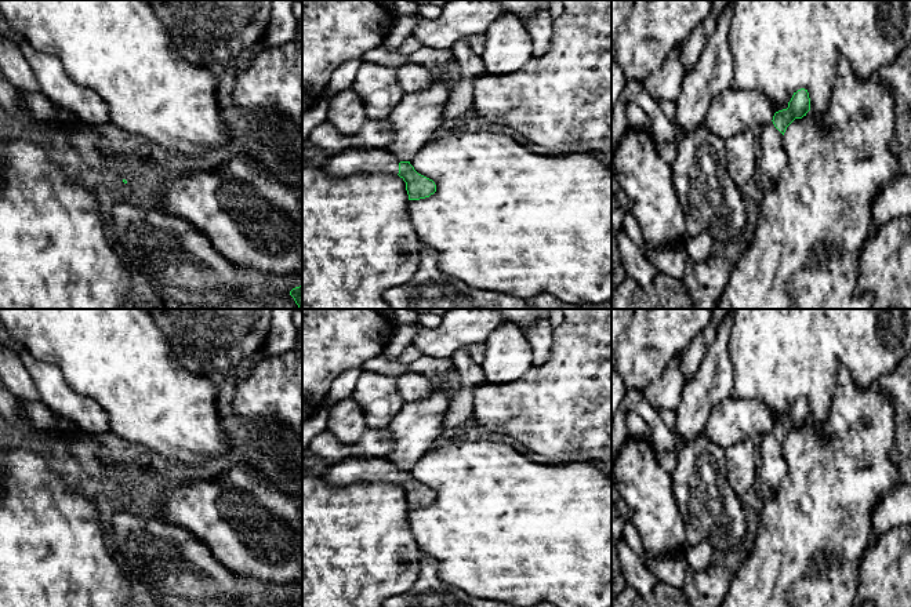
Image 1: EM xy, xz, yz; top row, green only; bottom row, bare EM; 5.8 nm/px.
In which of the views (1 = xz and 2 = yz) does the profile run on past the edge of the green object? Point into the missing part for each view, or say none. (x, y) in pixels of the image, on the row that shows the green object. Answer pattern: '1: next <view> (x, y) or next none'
1: next xz (348, 162)
2: next yz (773, 157)

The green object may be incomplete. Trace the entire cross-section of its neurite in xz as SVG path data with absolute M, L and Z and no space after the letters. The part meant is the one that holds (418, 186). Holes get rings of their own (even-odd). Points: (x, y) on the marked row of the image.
M345 149L333 155L320 167L331 178L346 178L353 174L399 175L406 182L409 200L425 199L436 192L432 179L418 174L410 161L399 161L386 149Z

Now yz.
M805 88L794 92L791 101L776 112L773 120L762 127L759 167L772 183L776 183L785 167L787 155L783 135L787 127L810 110L809 92Z

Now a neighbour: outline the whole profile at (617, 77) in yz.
M611 52L611 113L625 86L625 76Z

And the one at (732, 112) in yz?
M729 88L715 97L704 123L711 135L726 141L738 132L763 127L773 116L773 103L761 91Z

